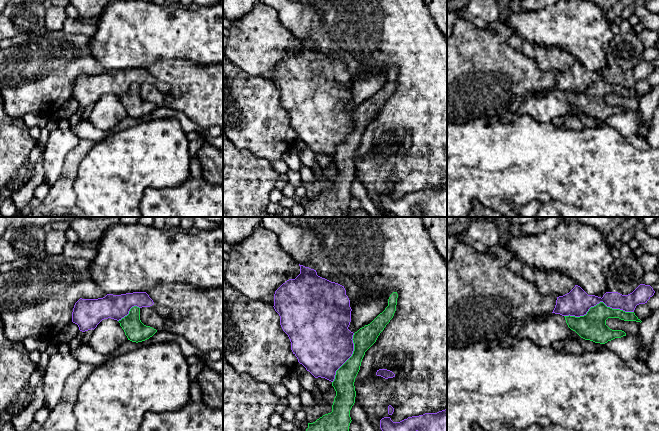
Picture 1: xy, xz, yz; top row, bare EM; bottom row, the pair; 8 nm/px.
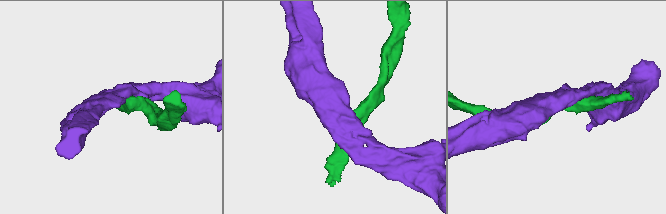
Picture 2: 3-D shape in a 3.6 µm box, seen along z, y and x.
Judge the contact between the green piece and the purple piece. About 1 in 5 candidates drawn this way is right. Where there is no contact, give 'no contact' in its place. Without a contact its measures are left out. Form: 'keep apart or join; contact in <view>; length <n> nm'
keep apart; contact in yz; length 550 nm

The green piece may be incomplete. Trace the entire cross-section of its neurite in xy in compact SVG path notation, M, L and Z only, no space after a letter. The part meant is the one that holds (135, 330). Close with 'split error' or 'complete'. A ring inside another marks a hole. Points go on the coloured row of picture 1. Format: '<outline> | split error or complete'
M134 306L129 314L118 321L125 332L128 340L132 342L142 342L152 337L157 330L144 325L140 320L140 308Z | complete

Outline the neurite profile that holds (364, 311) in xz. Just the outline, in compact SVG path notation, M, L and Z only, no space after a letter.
M370 297L357 301L351 311L348 329L355 333L370 324L388 306L389 297Z

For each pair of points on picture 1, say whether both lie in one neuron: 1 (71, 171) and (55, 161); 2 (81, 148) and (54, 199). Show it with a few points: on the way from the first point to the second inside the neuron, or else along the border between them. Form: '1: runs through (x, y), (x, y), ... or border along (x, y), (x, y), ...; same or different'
1: border along (76, 146), (66, 156), (61, 174), (51, 186); different
2: runs through (72, 161), (64, 186); same

